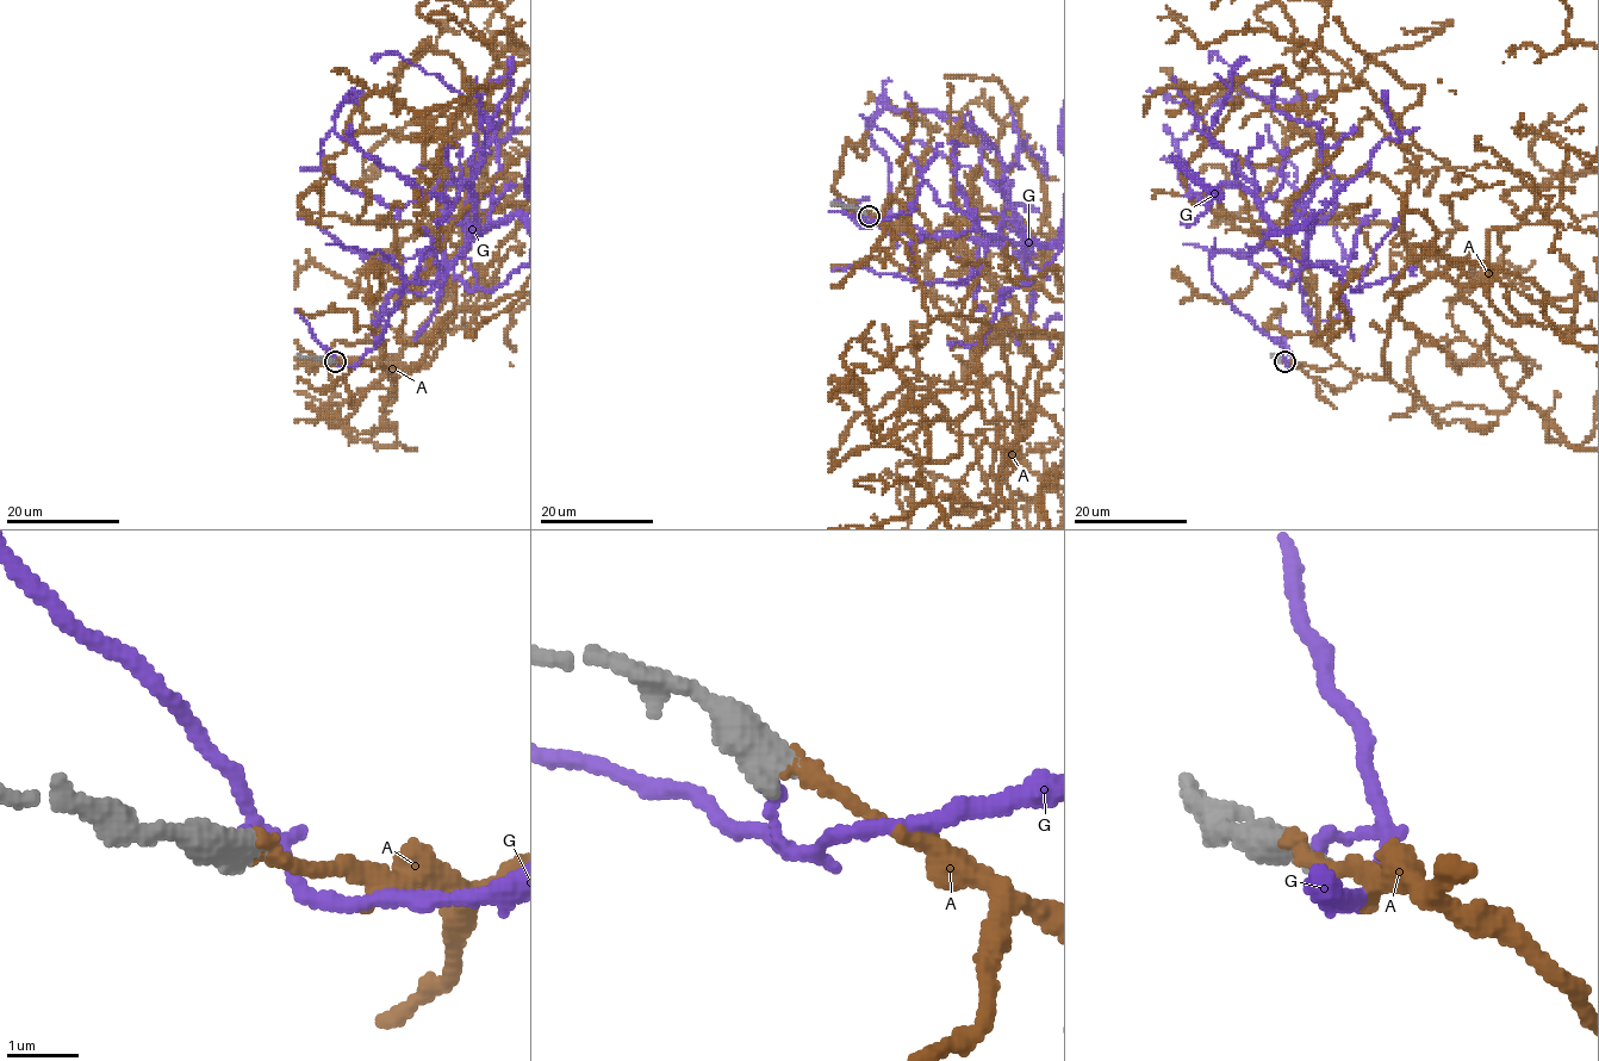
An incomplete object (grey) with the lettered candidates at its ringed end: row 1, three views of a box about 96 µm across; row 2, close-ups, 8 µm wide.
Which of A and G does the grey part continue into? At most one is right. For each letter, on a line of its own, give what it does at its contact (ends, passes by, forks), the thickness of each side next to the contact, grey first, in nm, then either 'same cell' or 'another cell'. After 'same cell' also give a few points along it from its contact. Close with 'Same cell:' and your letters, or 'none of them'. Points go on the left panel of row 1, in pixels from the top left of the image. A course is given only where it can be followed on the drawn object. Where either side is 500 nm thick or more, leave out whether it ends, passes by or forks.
A: calibres 500 and 220 nm; same cell
G: calibres 500 and 120 nm; another cell
Same cell: A

